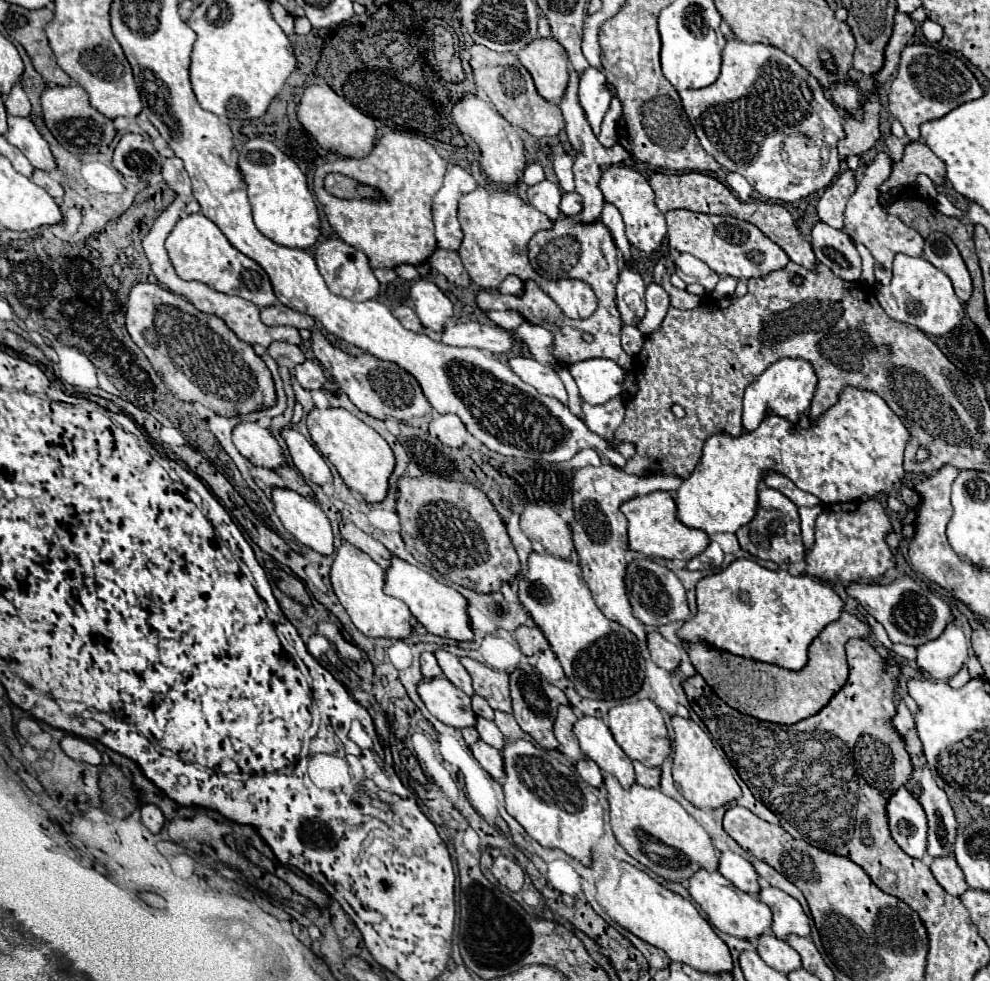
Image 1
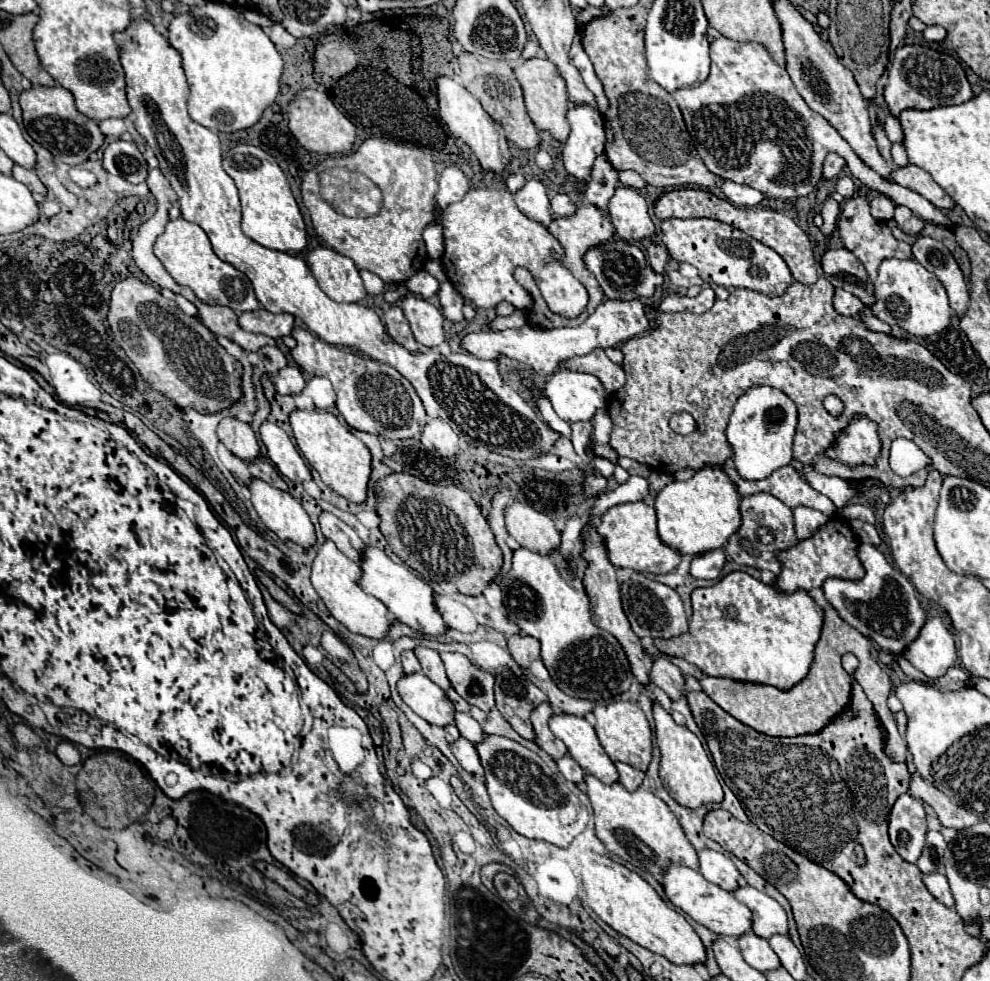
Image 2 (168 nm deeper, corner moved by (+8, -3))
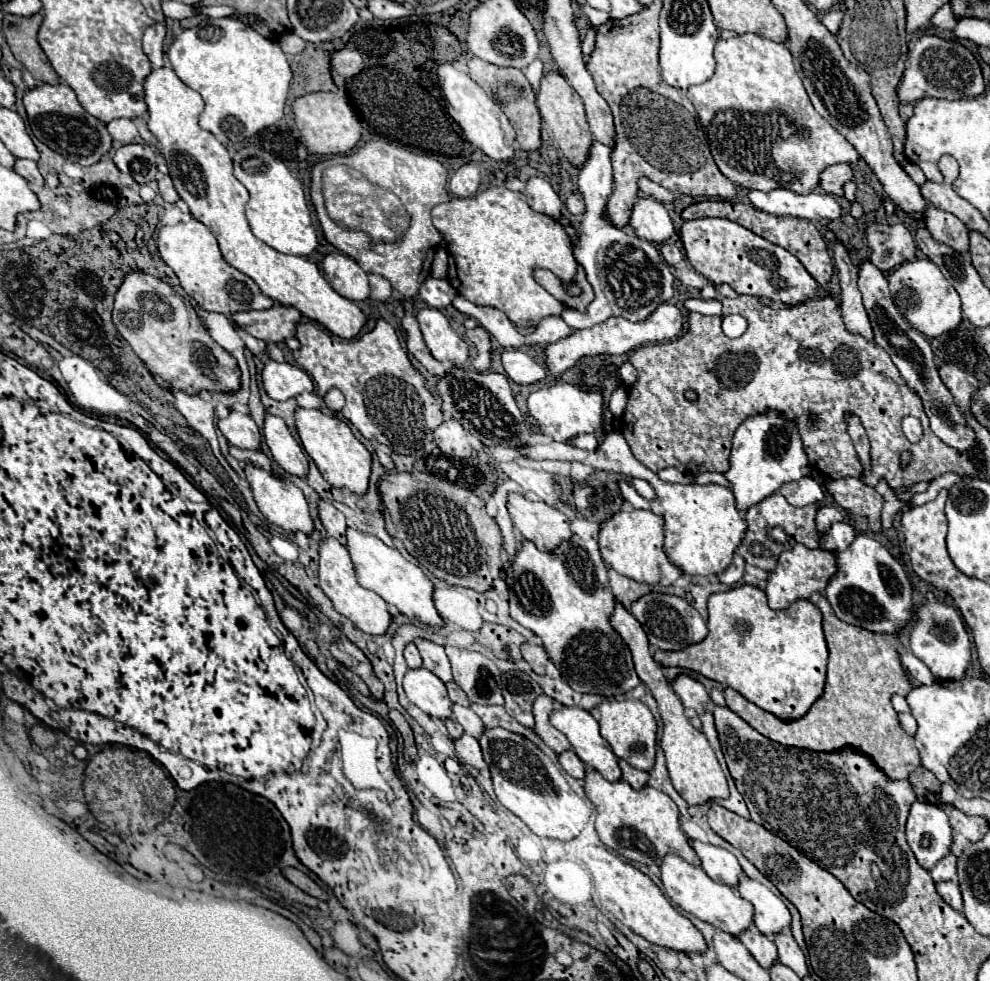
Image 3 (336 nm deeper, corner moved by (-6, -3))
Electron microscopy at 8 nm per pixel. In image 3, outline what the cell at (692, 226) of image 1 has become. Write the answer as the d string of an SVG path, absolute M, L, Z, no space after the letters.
M698 218L682 224L680 238L690 264L714 284L728 284L738 294L788 302L796 306L818 294L818 284L800 268L800 260L788 250L756 236L744 226L726 218Z

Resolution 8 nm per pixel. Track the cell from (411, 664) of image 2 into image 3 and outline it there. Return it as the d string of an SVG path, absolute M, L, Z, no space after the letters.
M408 644L404 650L404 658L408 662L408 668L422 668L422 660L420 660L420 652L414 644Z

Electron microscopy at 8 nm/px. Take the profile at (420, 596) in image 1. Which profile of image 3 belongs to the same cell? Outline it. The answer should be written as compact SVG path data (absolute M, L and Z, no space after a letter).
M348 528L346 538L348 538L348 552L352 556L360 586L376 592L388 604L394 604L402 614L406 614L412 620L418 620L432 628L444 626L444 620L436 612L436 606L432 600L434 584L428 580L428 576L416 564L408 562L396 548L386 546L380 538L372 536L372 534L364 534L364 532Z

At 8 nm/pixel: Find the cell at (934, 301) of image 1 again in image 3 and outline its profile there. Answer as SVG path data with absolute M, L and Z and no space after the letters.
M920 258L920 260L904 262L894 272L888 274L888 282L894 304L918 332L936 338L948 330L954 330L960 324L962 320L960 296L932 260Z

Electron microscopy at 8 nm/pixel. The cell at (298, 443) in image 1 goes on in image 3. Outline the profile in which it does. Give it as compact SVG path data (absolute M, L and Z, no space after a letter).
M268 414L264 422L264 440L272 452L276 464L280 464L288 474L306 478L308 474L308 458L298 444L298 440L290 434L286 422L278 416Z

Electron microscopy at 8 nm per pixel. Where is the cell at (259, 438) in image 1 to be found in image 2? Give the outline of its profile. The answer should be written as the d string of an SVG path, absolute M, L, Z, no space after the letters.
M222 418L218 424L218 438L234 456L242 460L254 460L260 454L260 442L250 424L236 418Z

